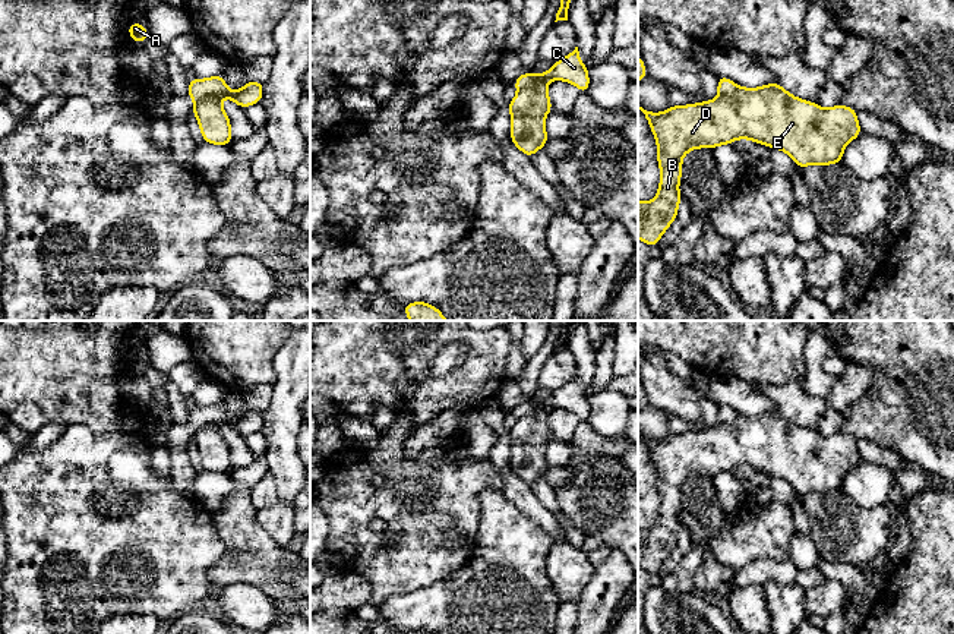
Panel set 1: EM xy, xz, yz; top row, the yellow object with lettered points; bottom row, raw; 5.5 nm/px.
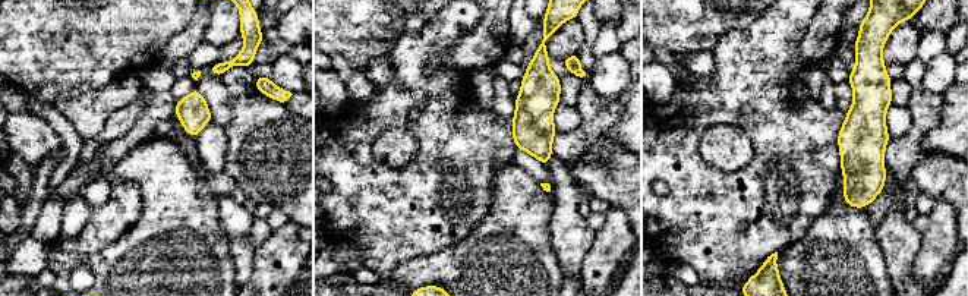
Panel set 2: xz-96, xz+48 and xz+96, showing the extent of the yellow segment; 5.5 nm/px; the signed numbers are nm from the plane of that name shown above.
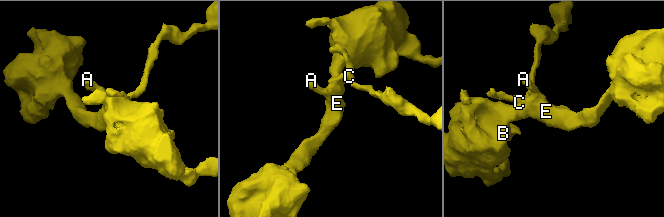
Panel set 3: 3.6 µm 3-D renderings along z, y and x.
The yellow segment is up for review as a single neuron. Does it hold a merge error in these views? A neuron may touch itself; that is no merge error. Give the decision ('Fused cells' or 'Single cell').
Fused cells

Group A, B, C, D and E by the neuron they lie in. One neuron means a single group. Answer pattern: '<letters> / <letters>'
A B D E / C

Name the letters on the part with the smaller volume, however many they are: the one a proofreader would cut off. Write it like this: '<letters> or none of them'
C

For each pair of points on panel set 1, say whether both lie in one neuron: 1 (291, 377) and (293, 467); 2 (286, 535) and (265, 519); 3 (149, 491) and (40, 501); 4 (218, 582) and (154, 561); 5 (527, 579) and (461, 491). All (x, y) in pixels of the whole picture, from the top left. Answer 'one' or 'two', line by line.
1: one
2: one
3: one
4: two
5: two

